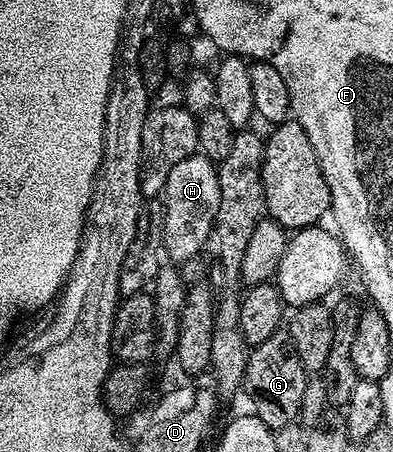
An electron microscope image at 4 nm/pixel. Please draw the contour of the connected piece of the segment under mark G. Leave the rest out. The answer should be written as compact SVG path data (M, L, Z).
M281 331L270 335L266 343L255 346L249 352L242 389L248 392L249 399L256 404L255 416L260 417L269 429L277 431L299 418L302 395L309 378L302 367L302 359L298 359L296 344L287 332Z

